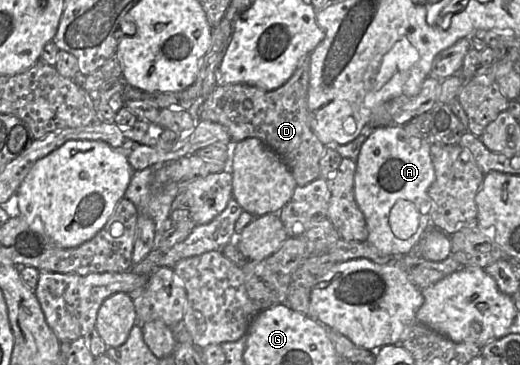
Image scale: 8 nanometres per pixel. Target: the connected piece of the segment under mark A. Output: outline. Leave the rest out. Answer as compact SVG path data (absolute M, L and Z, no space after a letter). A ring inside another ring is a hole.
M408 122L400 126L380 126L369 130L356 161L354 176L354 196L366 221L367 242L388 256L404 256L413 252L415 245L431 226L429 189L434 180L429 142L415 125ZM398 200L412 202L419 213L418 229L406 240L397 238L389 224L391 208Z

